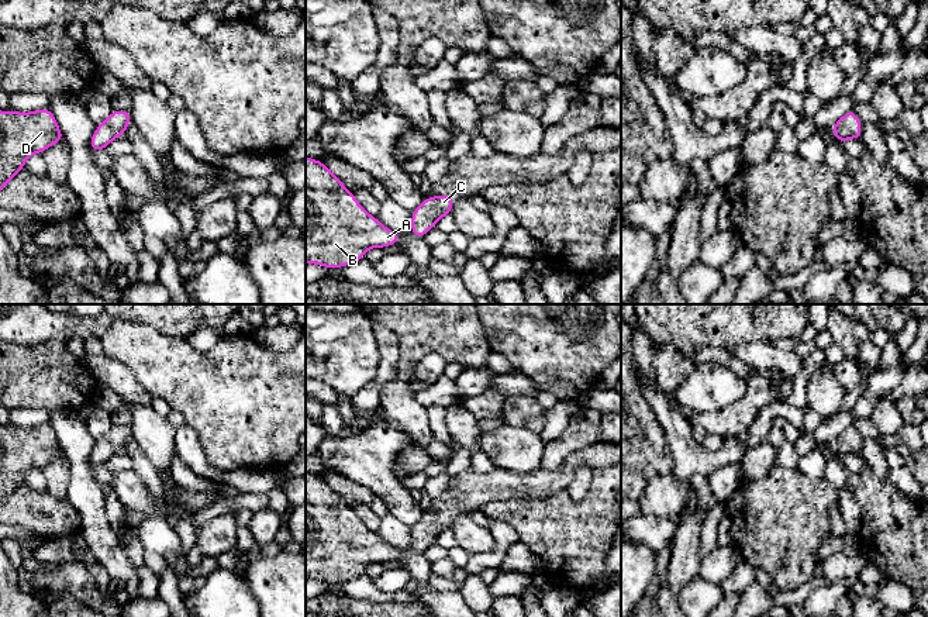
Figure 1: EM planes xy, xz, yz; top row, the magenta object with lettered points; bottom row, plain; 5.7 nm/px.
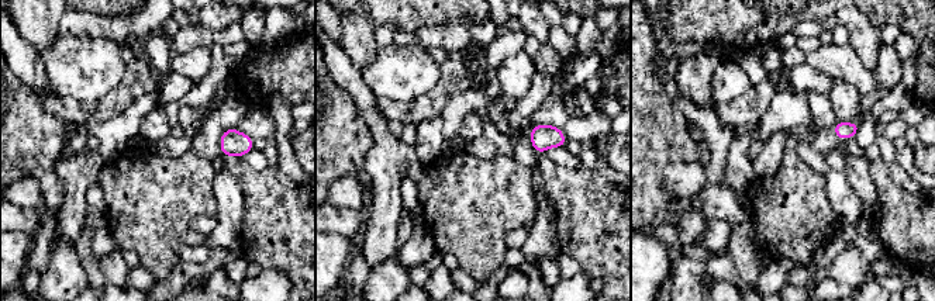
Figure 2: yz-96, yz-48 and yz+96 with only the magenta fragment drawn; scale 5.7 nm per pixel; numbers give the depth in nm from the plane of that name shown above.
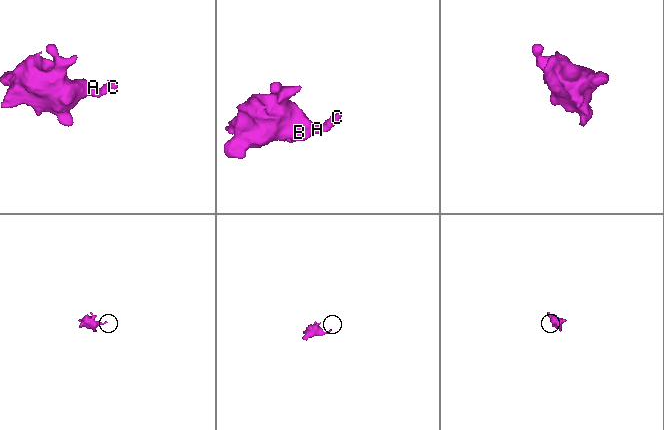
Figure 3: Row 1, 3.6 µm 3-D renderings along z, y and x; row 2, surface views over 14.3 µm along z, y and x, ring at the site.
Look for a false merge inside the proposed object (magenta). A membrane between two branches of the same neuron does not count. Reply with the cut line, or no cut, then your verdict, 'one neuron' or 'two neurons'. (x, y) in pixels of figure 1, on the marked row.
no cut | one neuron

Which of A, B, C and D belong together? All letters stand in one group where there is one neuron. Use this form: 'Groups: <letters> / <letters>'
Groups: A B C D

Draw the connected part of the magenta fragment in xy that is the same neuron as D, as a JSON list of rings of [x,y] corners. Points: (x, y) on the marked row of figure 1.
[[[51,108],[0,111],[0,190],[20,172],[30,155],[49,149],[65,137]]]

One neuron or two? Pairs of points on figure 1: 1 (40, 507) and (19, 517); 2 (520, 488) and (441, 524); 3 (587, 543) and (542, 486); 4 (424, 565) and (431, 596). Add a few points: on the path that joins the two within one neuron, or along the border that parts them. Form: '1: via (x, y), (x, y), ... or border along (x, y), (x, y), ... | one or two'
1: via (34, 513), (24, 517) | one
2: via (499, 488), (471, 489), (456, 503) | one
3: border along (565, 486), (545, 496), (517, 497) | two
4: via (423, 572), (424, 589) | one

